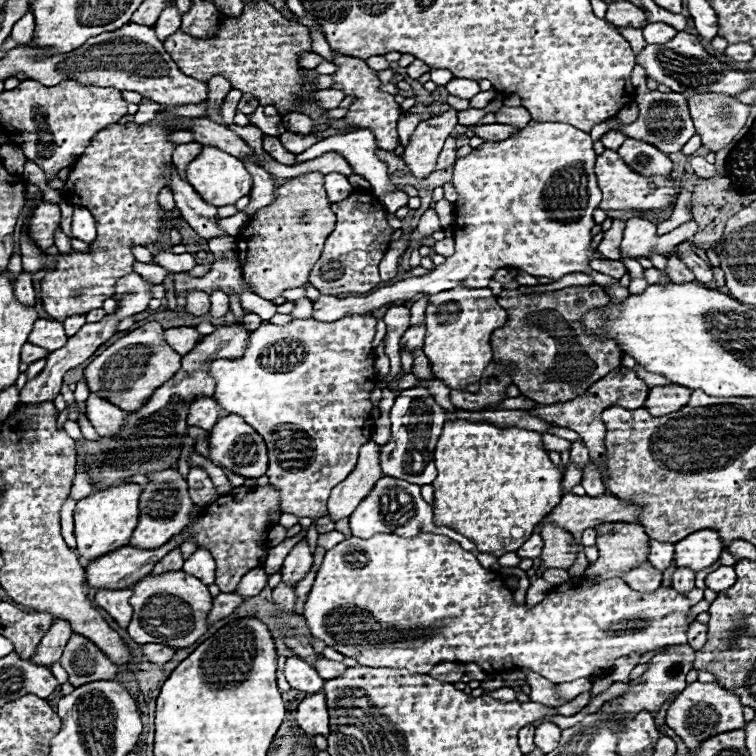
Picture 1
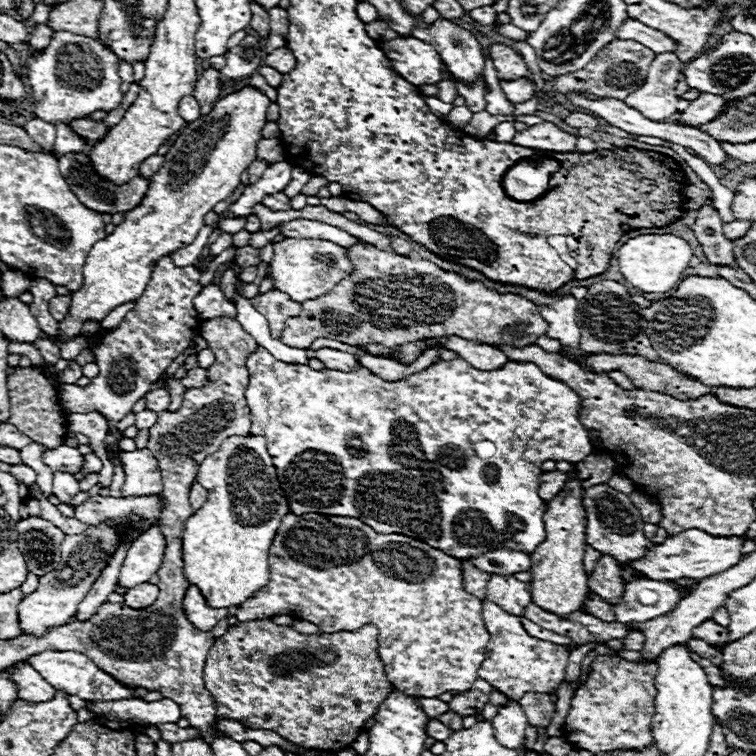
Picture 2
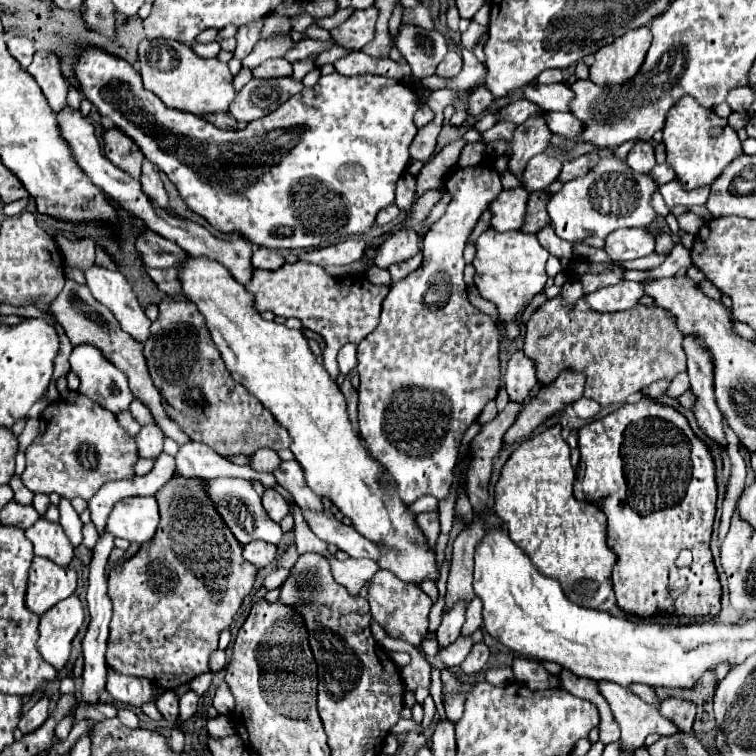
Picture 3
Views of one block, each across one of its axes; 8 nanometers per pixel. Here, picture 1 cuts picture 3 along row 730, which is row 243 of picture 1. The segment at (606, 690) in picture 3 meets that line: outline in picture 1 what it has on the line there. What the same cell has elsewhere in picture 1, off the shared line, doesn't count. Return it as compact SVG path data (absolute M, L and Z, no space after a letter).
M631 218L626 221L623 238L620 244L620 261L626 258L648 258L652 250L666 254L676 244L690 240L698 232L698 224L694 220L680 224L672 232L664 236L656 236L656 224L643 218Z

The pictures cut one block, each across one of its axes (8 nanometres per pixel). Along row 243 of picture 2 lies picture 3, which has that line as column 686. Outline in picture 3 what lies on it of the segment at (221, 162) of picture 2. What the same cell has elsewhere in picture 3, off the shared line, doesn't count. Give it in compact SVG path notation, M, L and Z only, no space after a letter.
M682 98L678 106L670 108L664 124L664 146L666 162L674 168L676 178L684 190L696 190L702 186L712 186L714 180L724 172L724 168L742 156L742 142L734 128L710 108L698 106L692 98Z

